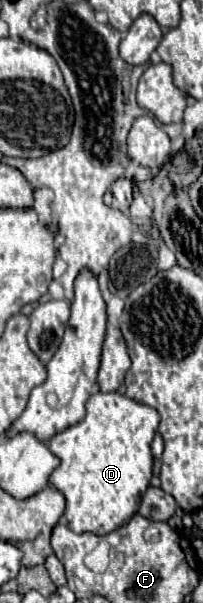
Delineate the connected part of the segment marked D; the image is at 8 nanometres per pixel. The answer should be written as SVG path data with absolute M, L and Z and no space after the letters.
M95 393L87 401L87 415L77 425L67 427L49 441L49 449L61 459L61 465L51 473L49 483L65 495L65 517L75 533L95 533L105 535L121 525L125 525L139 509L141 495L149 487L153 455L151 441L157 432L159 413L143 403L137 403L121 393Z

